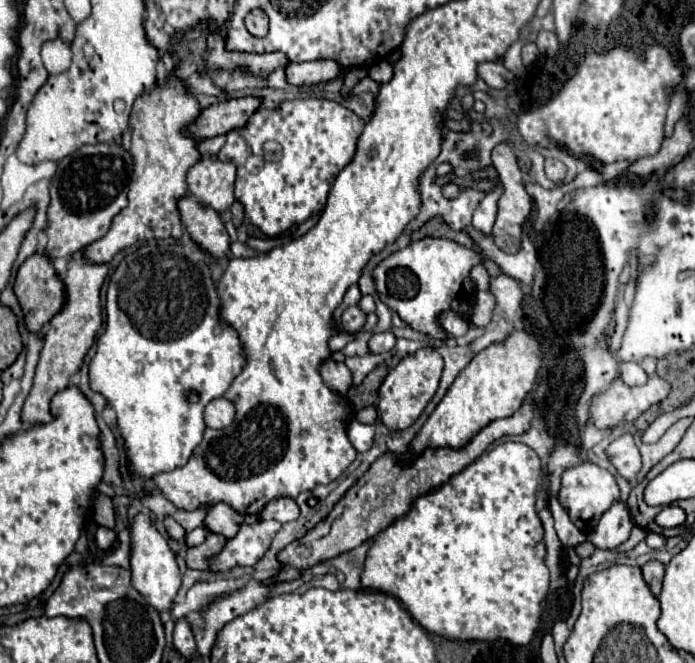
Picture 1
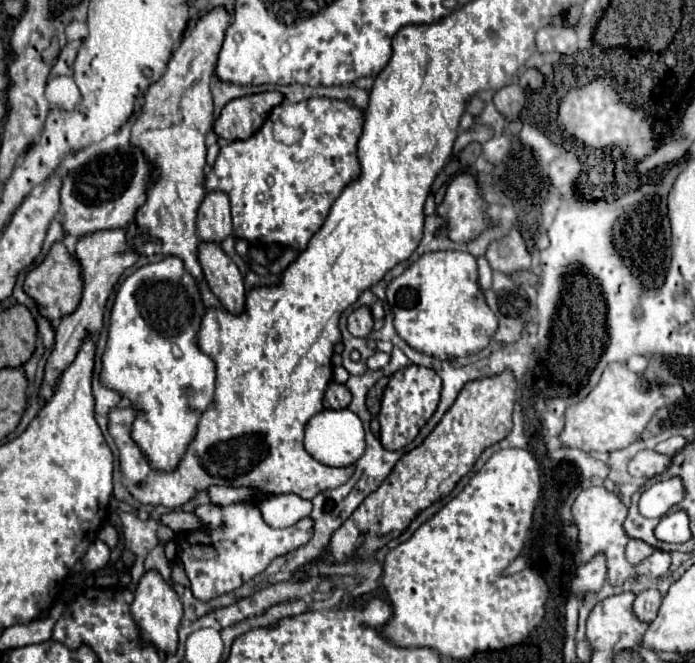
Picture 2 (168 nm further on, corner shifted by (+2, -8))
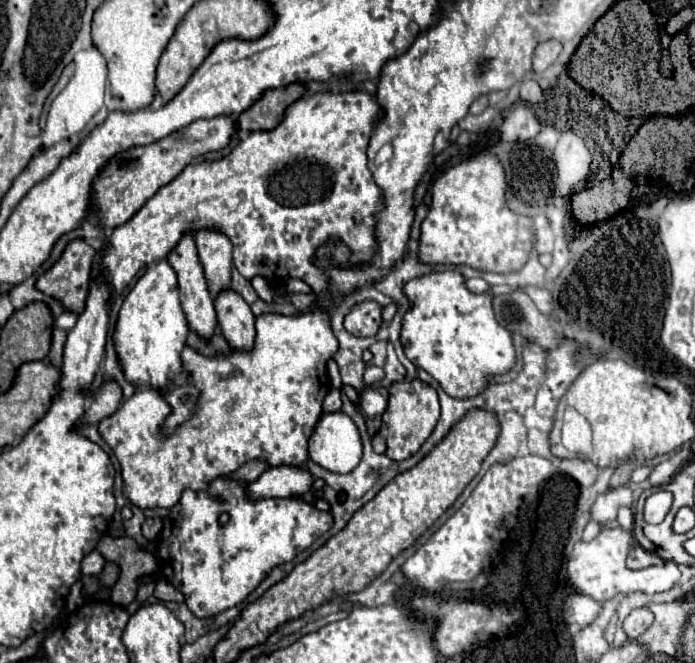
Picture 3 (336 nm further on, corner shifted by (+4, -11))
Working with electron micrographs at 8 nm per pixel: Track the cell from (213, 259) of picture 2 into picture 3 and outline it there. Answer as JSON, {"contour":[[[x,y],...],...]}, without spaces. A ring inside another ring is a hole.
{"contour":[[[222,289],[214,297],[218,325],[232,349],[248,349],[254,339],[254,313],[244,297],[234,289]]]}

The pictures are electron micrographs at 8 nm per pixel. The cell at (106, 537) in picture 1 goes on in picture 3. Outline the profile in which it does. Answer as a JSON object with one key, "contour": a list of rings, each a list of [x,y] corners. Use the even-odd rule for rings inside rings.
{"contour":[[[94,549],[82,559],[82,575],[98,575],[104,569],[104,557]]]}

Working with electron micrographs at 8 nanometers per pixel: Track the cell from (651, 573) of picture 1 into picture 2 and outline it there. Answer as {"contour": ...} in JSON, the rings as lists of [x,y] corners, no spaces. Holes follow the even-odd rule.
{"contour":[[[646,590],[646,592],[640,592],[634,600],[634,614],[638,620],[642,622],[652,622],[658,614],[658,608],[660,608],[660,602],[662,602],[662,596],[658,590]]]}

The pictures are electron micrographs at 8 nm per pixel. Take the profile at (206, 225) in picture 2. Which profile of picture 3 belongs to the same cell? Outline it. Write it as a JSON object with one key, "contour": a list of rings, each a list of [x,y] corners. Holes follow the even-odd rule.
{"contour":[[[212,227],[198,229],[196,235],[198,257],[206,273],[206,281],[210,287],[212,297],[220,291],[230,287],[230,269],[232,269],[232,243],[230,239]]]}

